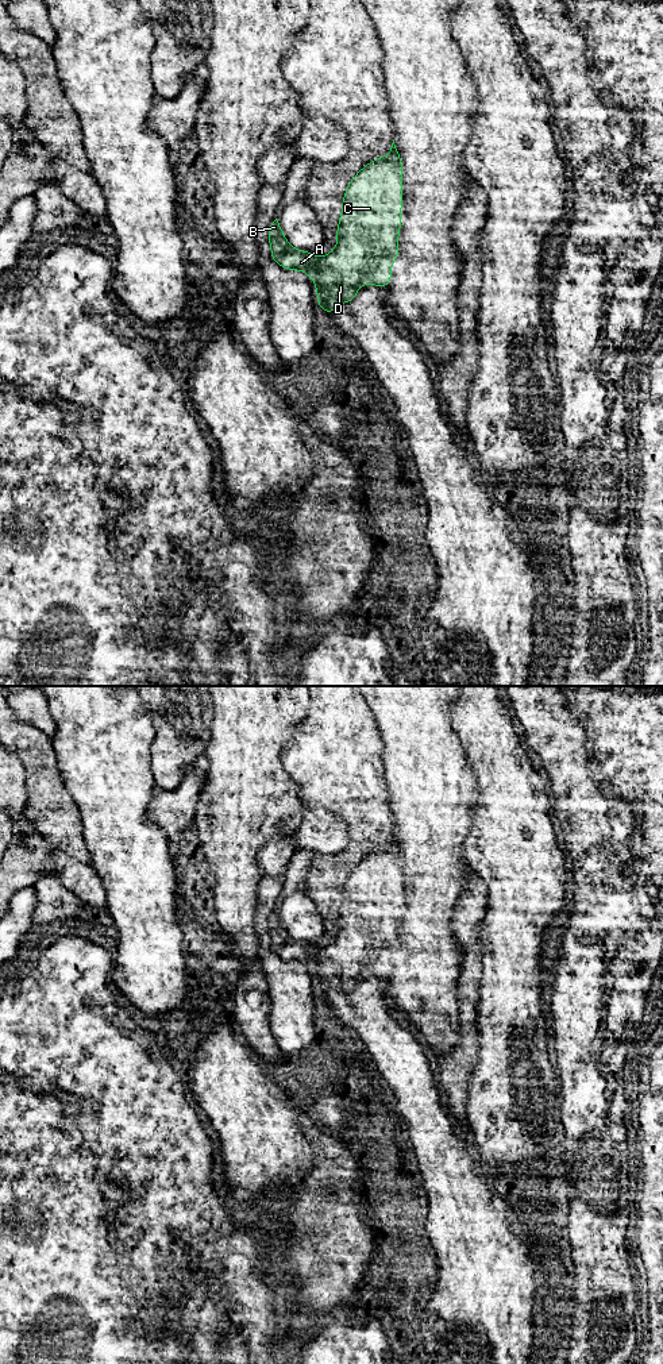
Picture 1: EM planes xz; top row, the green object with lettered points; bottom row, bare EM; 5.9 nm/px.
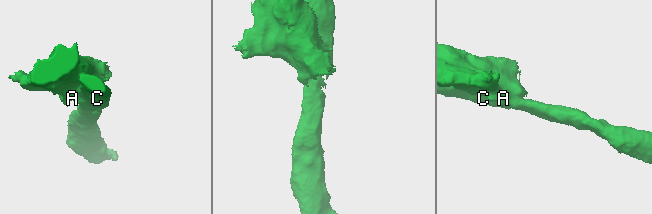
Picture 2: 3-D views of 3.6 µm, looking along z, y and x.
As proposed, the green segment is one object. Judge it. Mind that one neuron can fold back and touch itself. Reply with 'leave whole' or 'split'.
split

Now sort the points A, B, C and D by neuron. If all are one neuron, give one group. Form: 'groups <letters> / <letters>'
groups A B / C D

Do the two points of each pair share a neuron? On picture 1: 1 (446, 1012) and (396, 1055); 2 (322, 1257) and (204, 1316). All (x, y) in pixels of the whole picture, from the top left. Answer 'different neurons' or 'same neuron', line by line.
1: different neurons
2: different neurons

